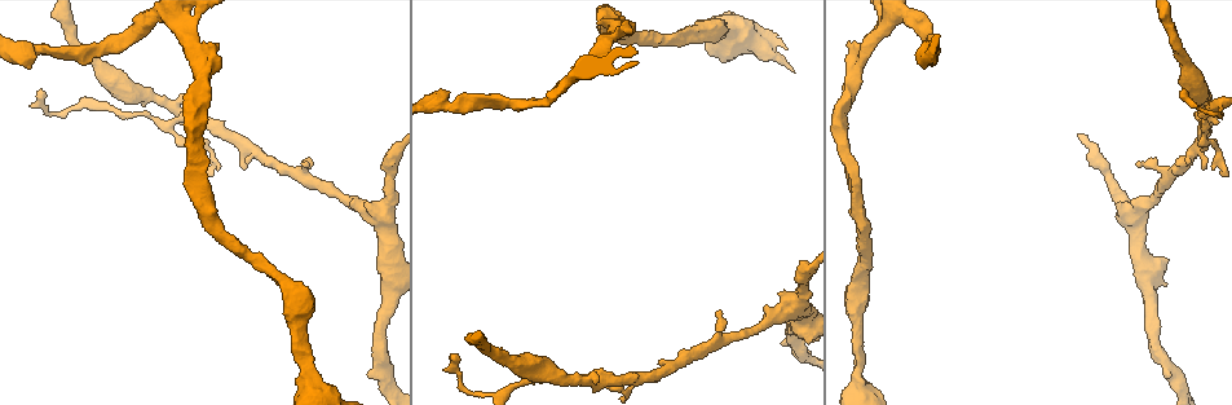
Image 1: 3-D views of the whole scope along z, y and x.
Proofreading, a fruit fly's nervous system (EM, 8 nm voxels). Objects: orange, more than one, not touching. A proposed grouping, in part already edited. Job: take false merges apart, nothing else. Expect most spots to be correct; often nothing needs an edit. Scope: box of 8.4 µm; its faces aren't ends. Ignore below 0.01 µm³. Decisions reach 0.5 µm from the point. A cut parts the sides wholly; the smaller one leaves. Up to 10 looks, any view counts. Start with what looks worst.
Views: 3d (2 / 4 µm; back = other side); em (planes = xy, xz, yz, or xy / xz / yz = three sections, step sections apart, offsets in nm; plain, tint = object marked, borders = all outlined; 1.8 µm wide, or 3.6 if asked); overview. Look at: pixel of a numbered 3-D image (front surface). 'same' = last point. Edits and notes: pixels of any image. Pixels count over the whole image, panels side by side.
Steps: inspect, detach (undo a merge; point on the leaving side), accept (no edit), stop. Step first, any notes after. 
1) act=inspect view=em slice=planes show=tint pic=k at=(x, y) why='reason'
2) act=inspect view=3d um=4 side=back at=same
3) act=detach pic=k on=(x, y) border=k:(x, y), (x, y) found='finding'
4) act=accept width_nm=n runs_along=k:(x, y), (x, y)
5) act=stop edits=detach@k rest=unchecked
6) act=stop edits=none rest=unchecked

act=inspect view=em slice=xy step=4 show=plain pic=1 at=(1134, 217) why='branch point'

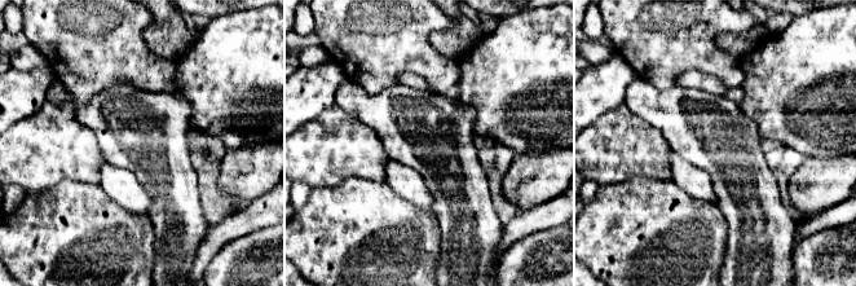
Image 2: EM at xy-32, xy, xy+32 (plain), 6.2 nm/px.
act=inspect view=em slice=xy step=4 show=tint at=same

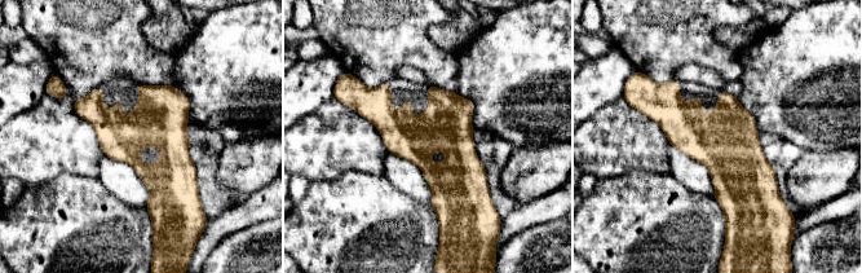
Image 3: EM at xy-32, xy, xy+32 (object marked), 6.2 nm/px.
act=accept runs_along=3:(366, 92), (442, 180), (442, 214) found='all the same cell'

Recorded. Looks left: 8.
act=inspect view=3d um=4 pic=1 at=(862, 273) why='sudden change in width'

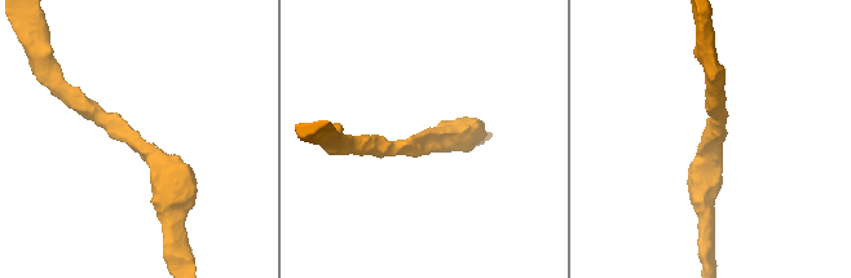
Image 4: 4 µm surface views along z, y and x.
act=inspect view=em slice=planes show=plain pic=4 at=(716, 145) arm_widths_nm=220,420 why='need the tissue'

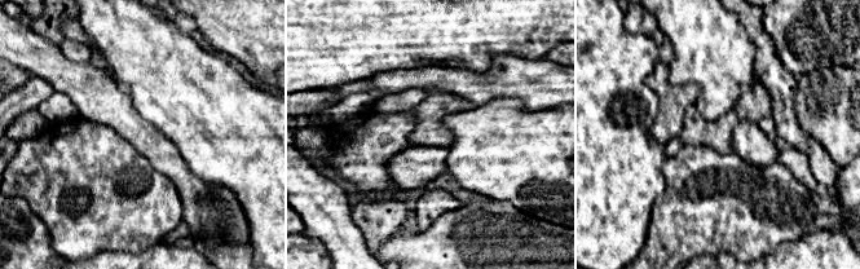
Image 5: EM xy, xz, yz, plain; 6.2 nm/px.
act=inspect view=em slice=planes show=tint at=same why='with the object marked'

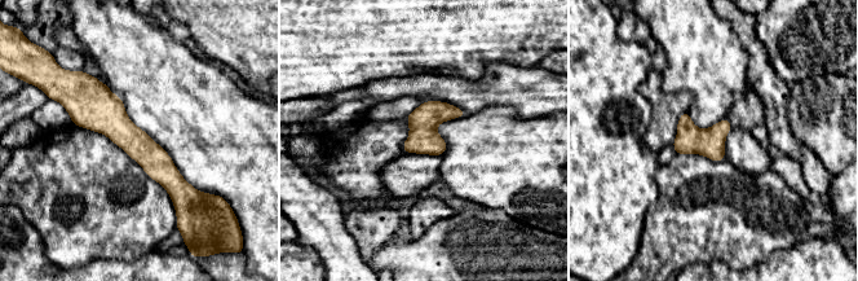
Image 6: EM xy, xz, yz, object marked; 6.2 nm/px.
act=accept width_nm=180 runs_along=6:(69, 102), (101, 110), (193, 193) found='continuous, no second cell'

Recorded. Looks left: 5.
act=inspect view=3d um=4 pic=1 at=(201, 69) why='branch point'

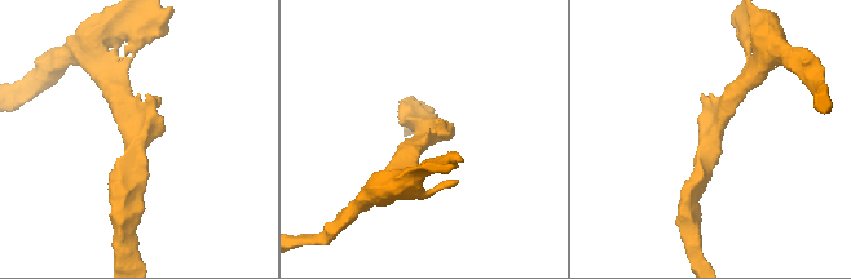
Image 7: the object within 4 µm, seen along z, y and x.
act=inspect view=em slice=planes show=tint pic=7 at=(424, 133)

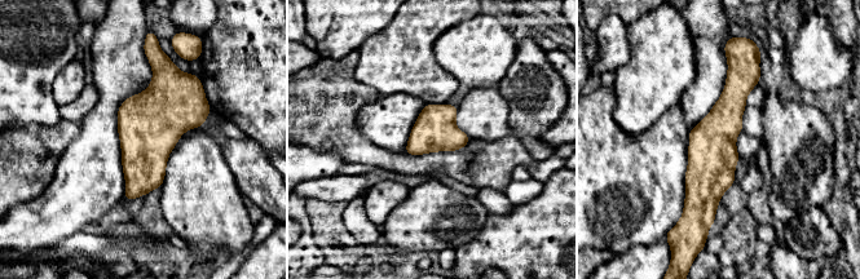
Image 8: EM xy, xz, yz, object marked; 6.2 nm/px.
act=accept runs_along=8:(736, 61), (708, 213) found='one cell here'

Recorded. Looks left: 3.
act=inspect view=3d um=4 pic=1 at=(1215, 113) why='abrupt turn'

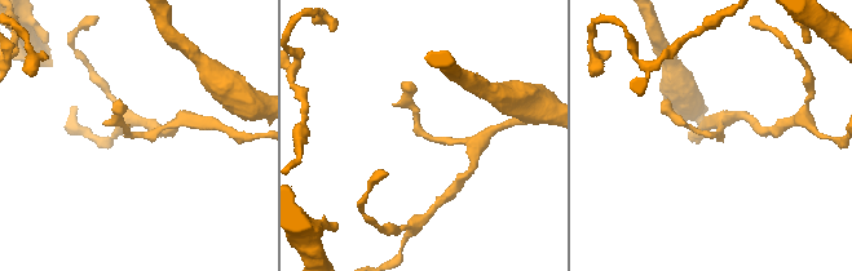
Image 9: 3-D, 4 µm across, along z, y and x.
act=inspect view=em slice=planes show=tint pic=9 at=(135, 136) why='need the tissue'

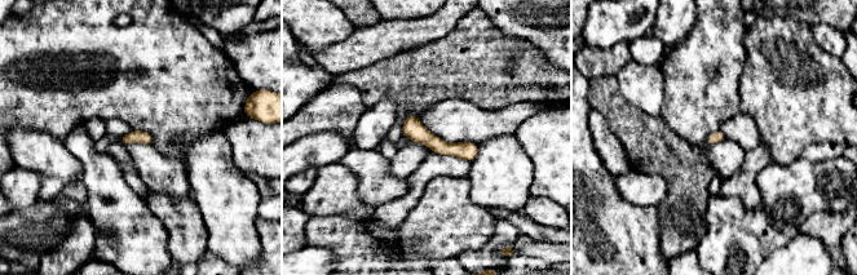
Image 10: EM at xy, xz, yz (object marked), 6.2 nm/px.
act=accept width_nm=70 found='continuous, no second cell'

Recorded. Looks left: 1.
act=stop edits=none rest=unchecked

